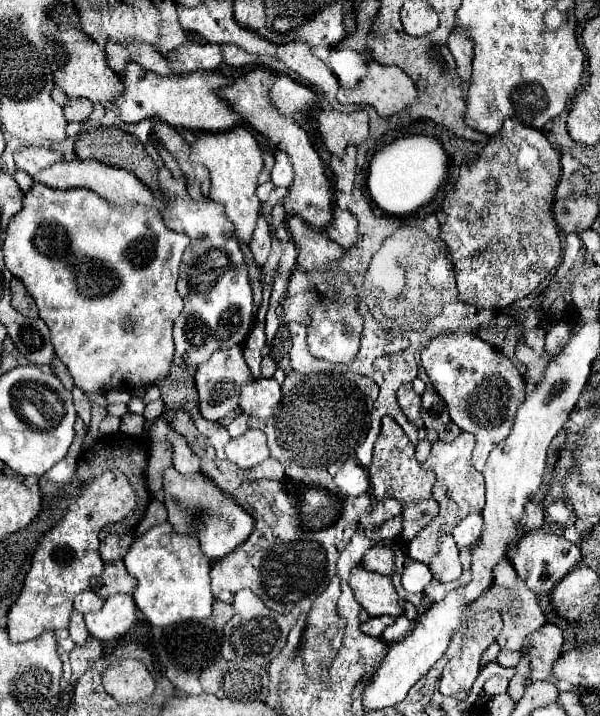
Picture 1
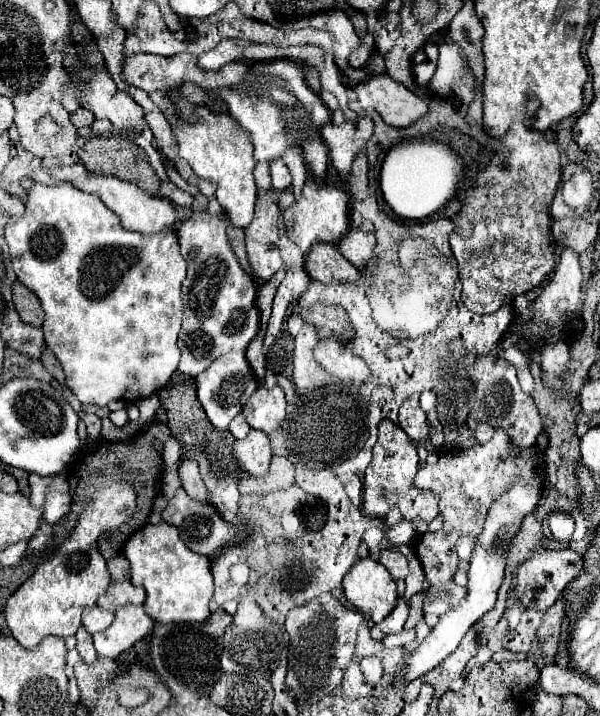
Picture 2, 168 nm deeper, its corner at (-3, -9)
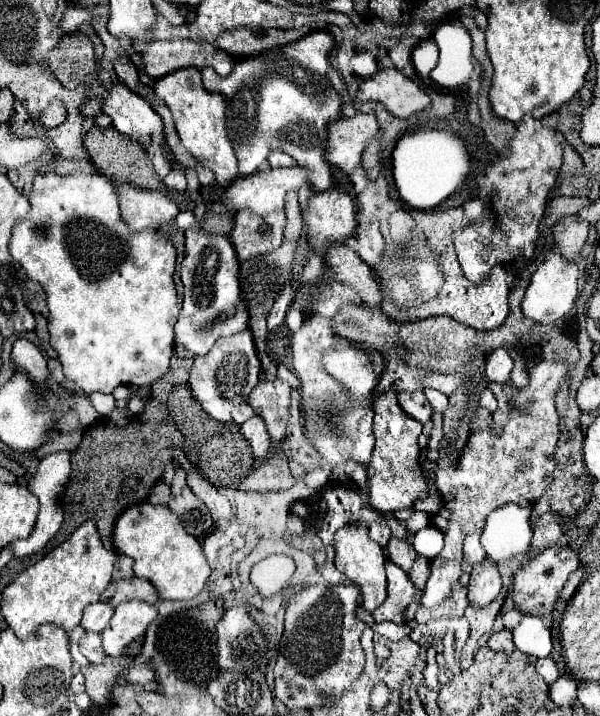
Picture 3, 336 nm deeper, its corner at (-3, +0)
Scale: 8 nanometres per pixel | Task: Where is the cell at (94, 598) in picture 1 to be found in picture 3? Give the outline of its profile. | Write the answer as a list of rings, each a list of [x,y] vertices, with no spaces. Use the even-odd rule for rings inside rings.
[[[98,601],[98,603],[92,603],[84,609],[84,617],[82,617],[82,627],[86,631],[102,631],[106,629],[110,617],[114,613],[114,607],[104,603],[104,601]]]

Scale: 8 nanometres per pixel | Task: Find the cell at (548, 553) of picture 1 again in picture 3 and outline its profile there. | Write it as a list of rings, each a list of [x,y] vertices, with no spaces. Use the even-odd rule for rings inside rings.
[[[554,545],[544,549],[542,553],[538,553],[536,557],[532,557],[528,561],[528,565],[524,569],[520,569],[514,575],[514,591],[512,591],[512,599],[516,603],[516,607],[522,613],[534,613],[534,611],[546,611],[552,609],[554,603],[558,601],[558,593],[564,587],[568,575],[580,567],[580,559],[578,551],[572,547],[564,547],[564,545]]]

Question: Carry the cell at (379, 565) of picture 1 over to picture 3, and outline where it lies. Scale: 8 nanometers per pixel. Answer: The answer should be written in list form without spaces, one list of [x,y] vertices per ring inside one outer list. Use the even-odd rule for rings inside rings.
[[[390,537],[390,543],[388,543],[386,551],[388,551],[388,559],[394,561],[404,571],[408,571],[412,567],[414,559],[418,557],[418,553],[416,553],[416,549],[412,547],[410,541],[396,539],[396,537]]]

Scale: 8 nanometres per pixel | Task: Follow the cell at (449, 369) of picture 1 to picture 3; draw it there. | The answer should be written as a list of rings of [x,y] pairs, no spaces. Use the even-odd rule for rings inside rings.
[[[504,347],[492,351],[488,355],[488,361],[486,361],[486,377],[494,383],[500,383],[500,385],[510,385],[510,373],[512,373],[512,367],[514,367],[514,361],[512,357],[508,355],[508,351]]]

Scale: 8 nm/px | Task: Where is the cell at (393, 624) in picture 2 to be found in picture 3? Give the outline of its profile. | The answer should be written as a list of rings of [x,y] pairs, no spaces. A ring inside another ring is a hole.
[[[392,561],[386,563],[386,577],[388,577],[388,597],[384,605],[380,605],[380,609],[376,609],[372,615],[376,623],[392,621],[396,625],[402,625],[404,623],[402,613],[416,599],[418,589],[412,585],[406,571],[402,571]]]

